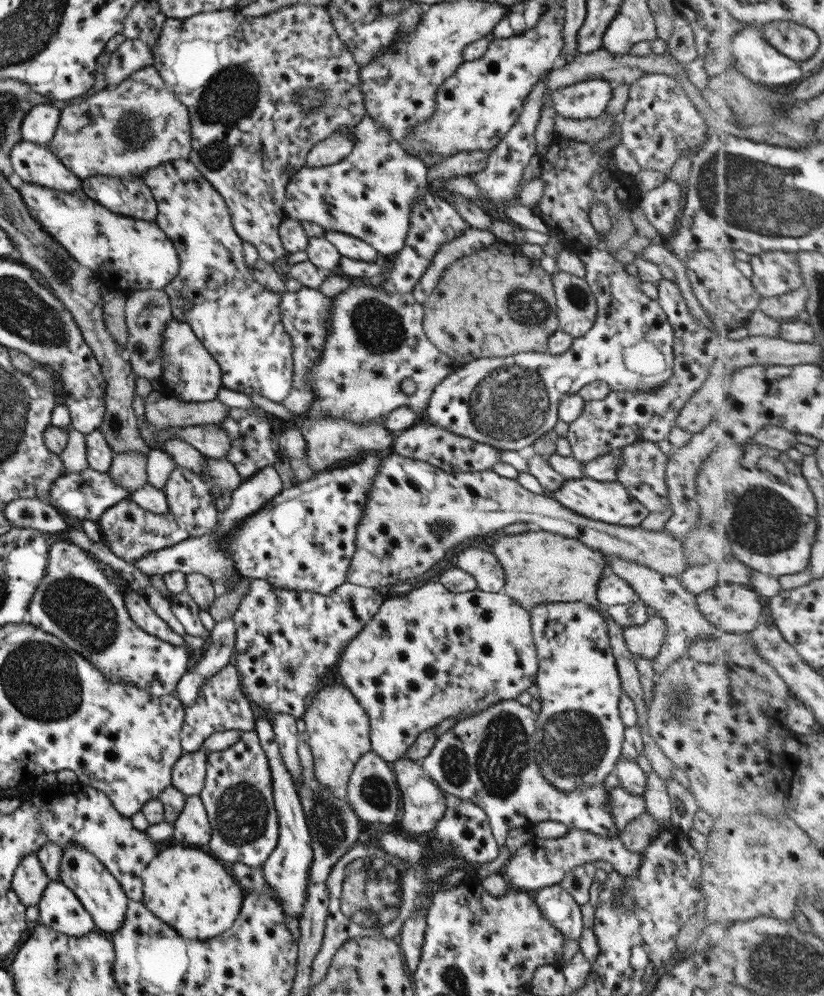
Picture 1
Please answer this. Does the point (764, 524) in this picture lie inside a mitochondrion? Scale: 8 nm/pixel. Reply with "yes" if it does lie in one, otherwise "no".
yes

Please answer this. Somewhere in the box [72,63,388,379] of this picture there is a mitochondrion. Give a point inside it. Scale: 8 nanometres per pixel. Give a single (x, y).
(133, 128)

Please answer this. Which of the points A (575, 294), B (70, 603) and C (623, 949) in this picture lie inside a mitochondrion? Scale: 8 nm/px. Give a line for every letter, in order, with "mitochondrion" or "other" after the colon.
A: mitochondrion
B: mitochondrion
C: other

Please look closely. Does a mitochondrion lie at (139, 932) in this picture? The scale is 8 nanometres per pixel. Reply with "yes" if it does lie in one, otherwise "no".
no

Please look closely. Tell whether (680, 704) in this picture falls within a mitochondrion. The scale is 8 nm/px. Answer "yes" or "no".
yes

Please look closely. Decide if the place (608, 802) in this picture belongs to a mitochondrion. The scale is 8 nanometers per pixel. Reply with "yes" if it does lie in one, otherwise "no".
no

